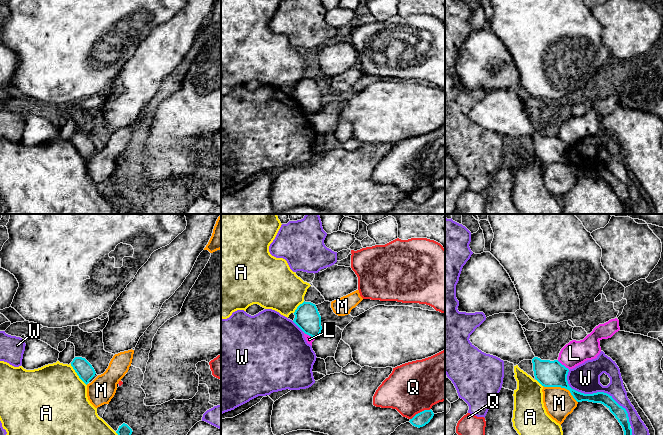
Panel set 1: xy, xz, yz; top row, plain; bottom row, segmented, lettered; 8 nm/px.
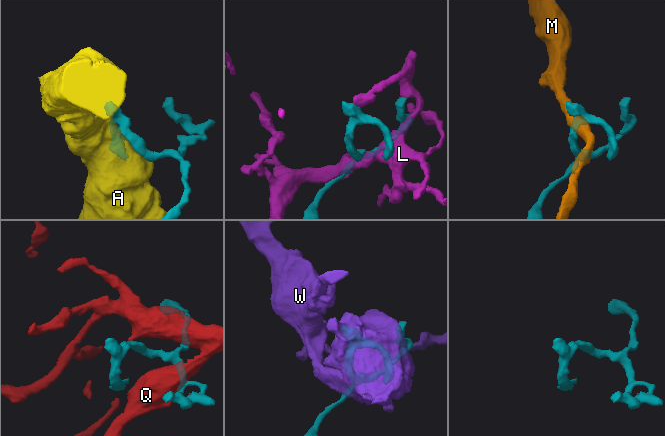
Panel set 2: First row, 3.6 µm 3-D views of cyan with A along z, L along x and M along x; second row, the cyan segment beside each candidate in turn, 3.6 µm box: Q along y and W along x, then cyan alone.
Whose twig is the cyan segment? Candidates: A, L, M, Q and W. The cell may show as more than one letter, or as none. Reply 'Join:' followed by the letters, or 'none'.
Join: none

